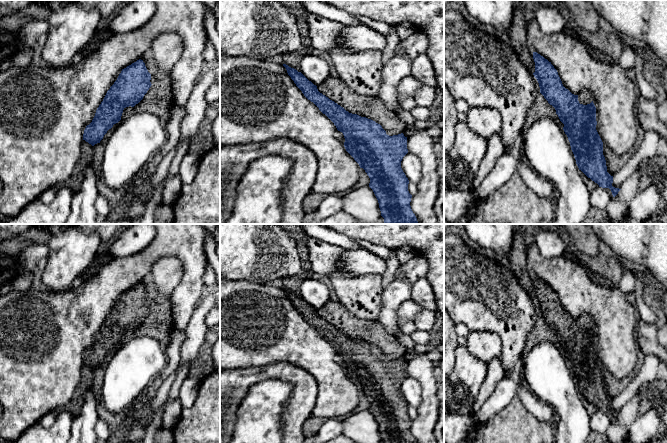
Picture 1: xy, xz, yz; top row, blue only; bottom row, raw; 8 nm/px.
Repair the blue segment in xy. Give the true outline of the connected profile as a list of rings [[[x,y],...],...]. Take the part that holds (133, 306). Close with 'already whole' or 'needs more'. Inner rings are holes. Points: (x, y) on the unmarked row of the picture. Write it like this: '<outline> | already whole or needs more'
[[[139,283],[122,293],[96,334],[92,346],[86,350],[83,364],[94,370],[114,348],[121,344],[126,331],[138,328],[151,311],[151,298]]] | already whole

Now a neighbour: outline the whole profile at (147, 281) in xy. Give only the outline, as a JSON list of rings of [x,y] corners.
[[[150,273],[147,274],[140,283],[145,287],[145,290],[151,299],[156,297],[157,290],[153,282],[152,275]]]

